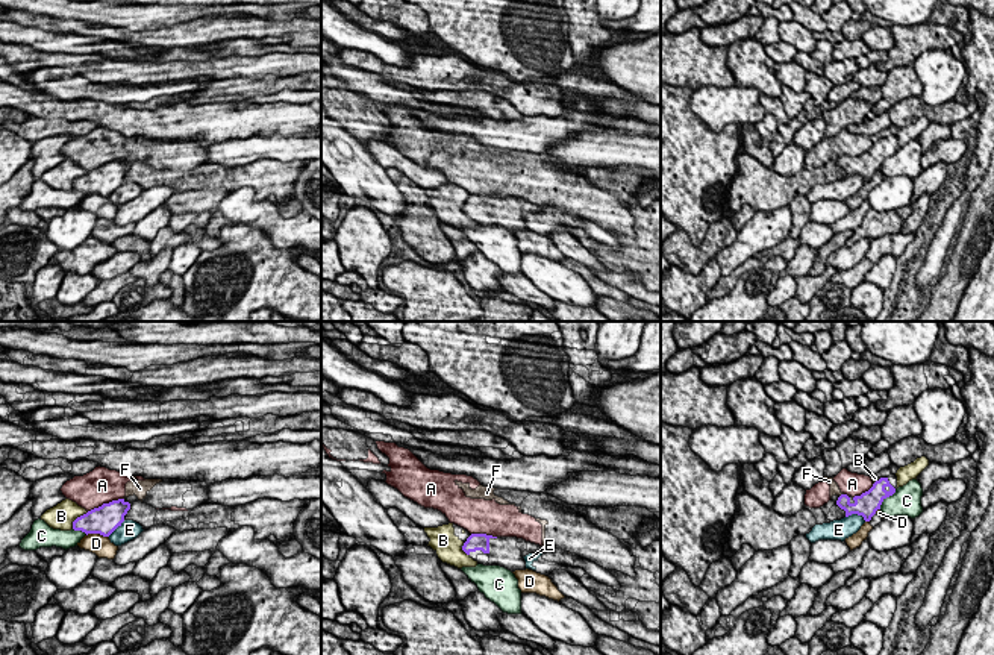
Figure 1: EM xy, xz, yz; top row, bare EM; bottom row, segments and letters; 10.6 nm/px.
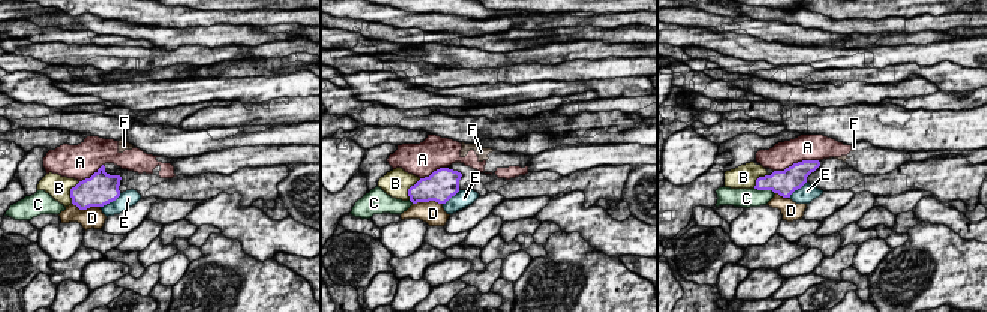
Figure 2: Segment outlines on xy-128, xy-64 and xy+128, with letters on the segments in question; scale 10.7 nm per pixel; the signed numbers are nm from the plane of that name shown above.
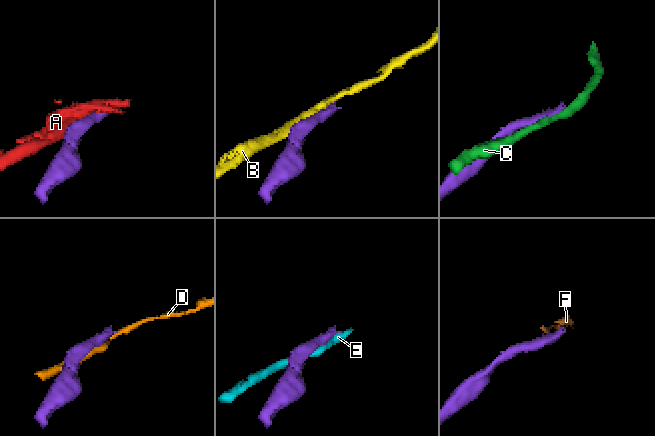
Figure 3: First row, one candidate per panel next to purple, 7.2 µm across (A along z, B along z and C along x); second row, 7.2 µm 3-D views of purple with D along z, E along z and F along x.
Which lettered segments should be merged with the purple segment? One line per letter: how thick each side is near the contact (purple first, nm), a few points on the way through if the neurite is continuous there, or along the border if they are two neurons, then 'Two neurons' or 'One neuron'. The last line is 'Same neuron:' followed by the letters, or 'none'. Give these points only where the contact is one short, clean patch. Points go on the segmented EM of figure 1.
A: Thickness 300 nm (purple) against 380 nm. Two neurons
B: Thickness 280 nm (purple) against 260 nm. Two neurons
C: Thickness 240 nm (purple) against 320 nm. Two neurons
D: Thickness 300 nm (purple) against 220 nm. Two neurons
E: Thickness 240 nm (purple) against 220 nm. Two neurons
F: Thickness 190 nm (purple) against 100 nm. Boundary: yz (843, 493), (840, 496). Two neurons
Same neuron: none

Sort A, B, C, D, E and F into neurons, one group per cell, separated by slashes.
A F / B / C / D / E

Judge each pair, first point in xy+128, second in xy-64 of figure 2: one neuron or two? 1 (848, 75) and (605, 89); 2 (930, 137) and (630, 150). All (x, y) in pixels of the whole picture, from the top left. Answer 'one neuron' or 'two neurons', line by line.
1: two neurons
2: two neurons

